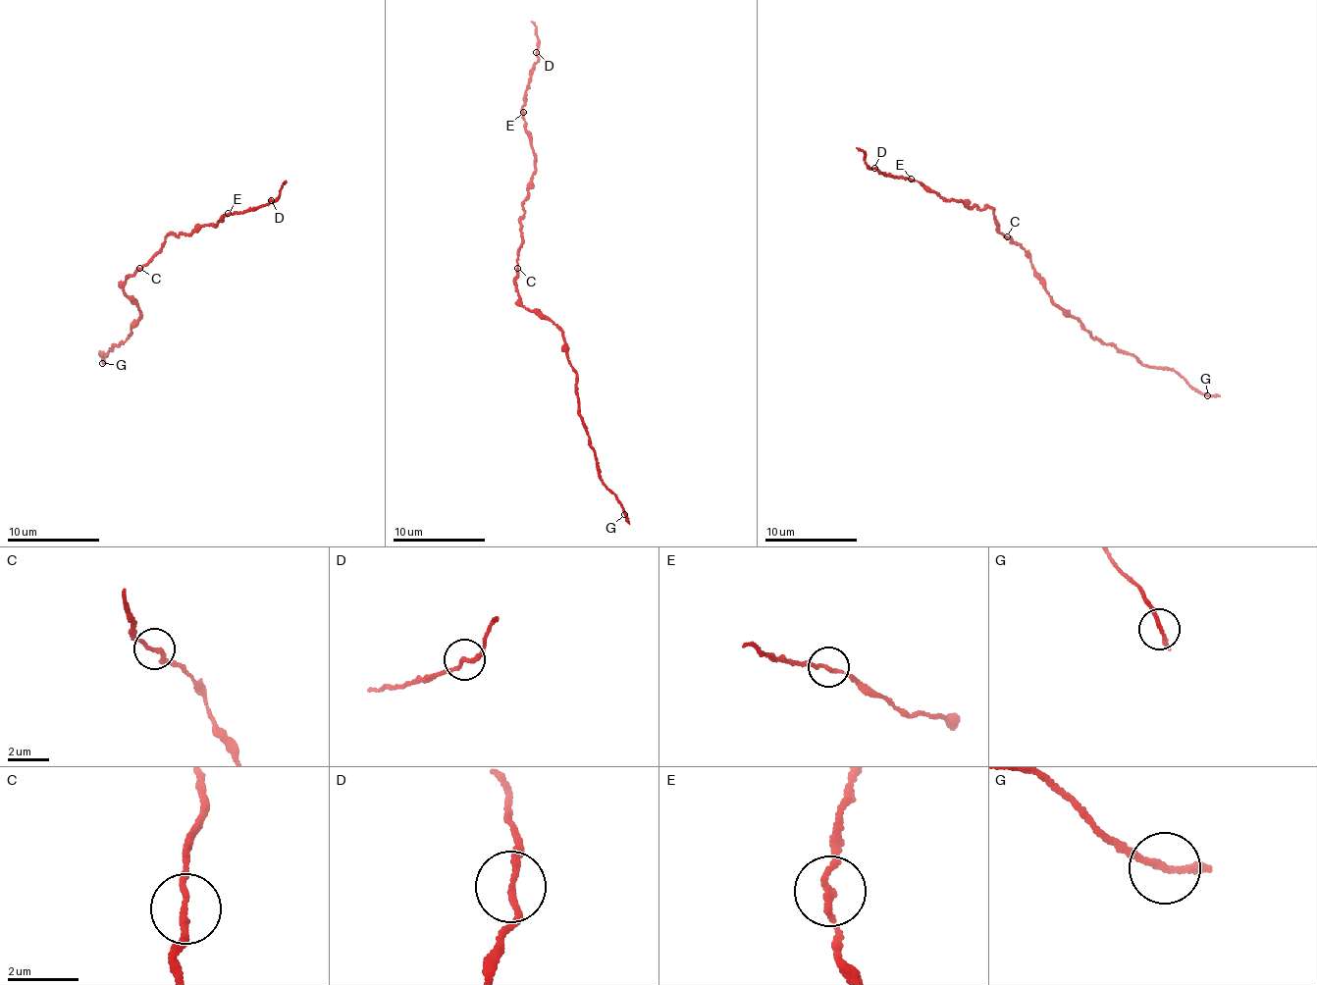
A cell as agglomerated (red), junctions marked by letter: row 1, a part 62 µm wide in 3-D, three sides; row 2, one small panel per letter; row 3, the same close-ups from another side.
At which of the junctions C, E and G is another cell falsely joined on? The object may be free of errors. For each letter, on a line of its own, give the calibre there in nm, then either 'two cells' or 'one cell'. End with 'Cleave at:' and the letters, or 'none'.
C: 180 nm | one cell
E: 160 nm | one cell
G: 180 nm | one cell
Cleave at: none

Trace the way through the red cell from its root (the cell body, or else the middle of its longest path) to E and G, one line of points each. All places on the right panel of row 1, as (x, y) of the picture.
E: (1013, 241), (999, 231), (989, 208), (969, 208), (959, 200), (944, 202), (916, 180), (910, 180)
G: (1013, 241), (1027, 252), (1052, 300), (1090, 336), (1128, 351), (1144, 365), (1169, 367), (1207, 395)

